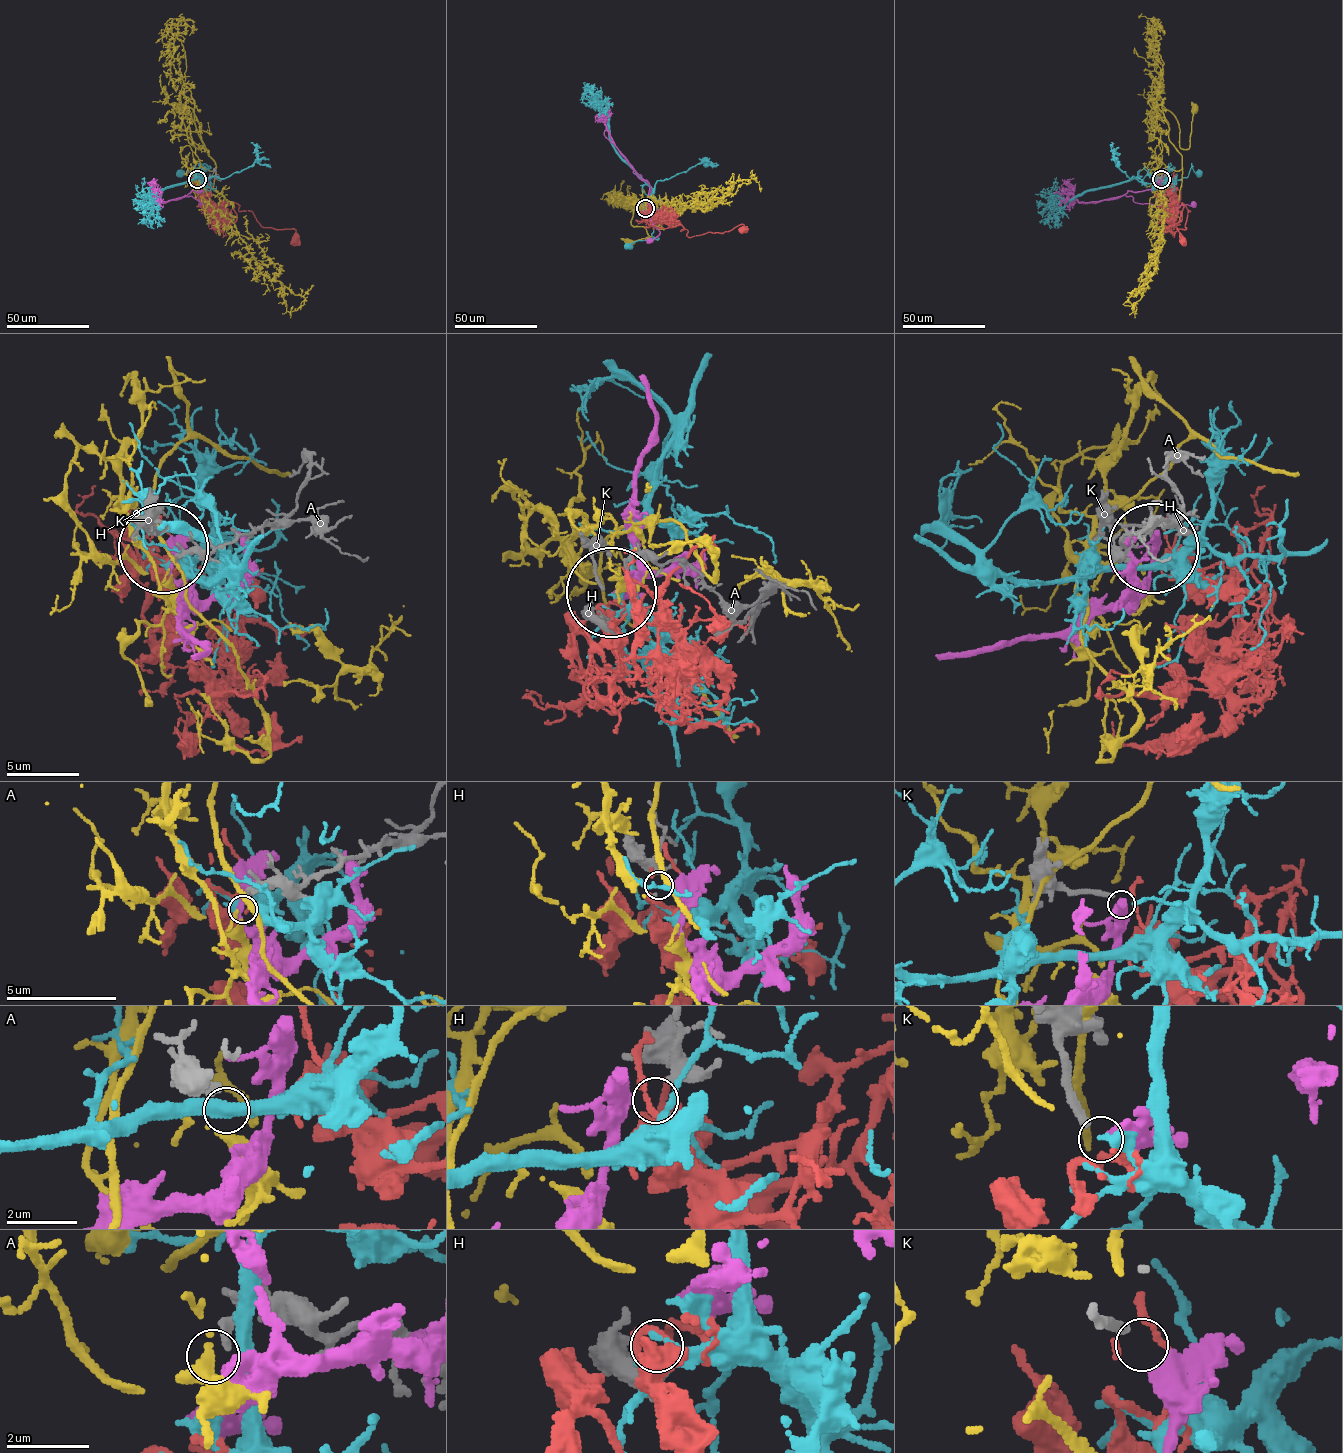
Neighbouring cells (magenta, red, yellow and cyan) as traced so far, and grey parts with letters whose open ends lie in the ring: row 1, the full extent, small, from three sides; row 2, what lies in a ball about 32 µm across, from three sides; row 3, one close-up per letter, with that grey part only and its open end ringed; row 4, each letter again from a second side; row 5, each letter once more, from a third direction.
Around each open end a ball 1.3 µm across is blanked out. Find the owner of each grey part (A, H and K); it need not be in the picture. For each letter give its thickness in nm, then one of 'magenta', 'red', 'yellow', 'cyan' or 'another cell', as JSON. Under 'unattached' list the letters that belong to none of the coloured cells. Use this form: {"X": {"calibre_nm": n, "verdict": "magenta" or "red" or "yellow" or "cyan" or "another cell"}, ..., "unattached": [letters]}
{"A": {"calibre_nm": 200, "verdict": "yellow"}, "H": {"calibre_nm": 80, "verdict": "red"}, "K": {"calibre_nm": 240, "verdict": "magenta"}, "unattached": []}

